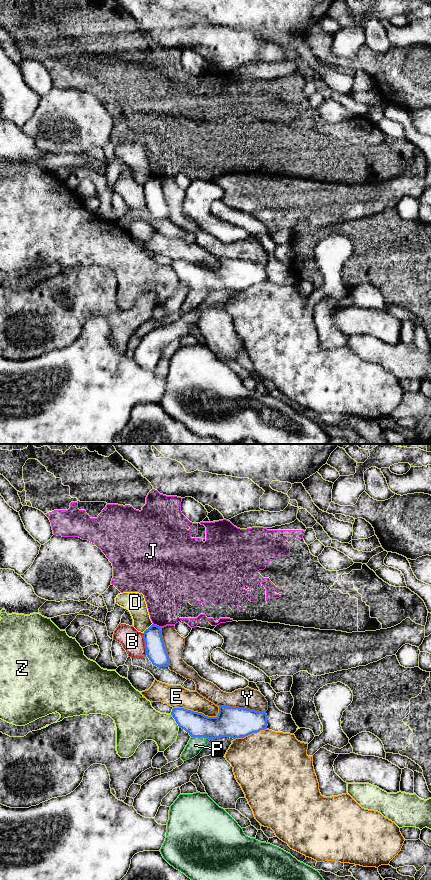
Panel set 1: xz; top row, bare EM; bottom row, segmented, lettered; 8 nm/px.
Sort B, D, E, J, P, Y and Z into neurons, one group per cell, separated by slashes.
B / D / E / J / P / Y / Z

